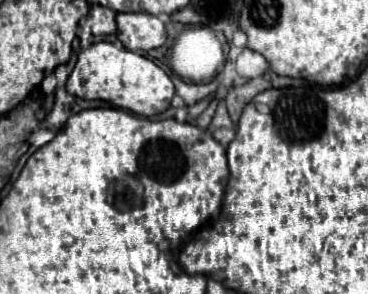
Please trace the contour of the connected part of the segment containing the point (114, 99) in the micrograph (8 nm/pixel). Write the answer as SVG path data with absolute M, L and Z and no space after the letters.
M99 42L79 54L79 60L67 80L67 92L85 100L99 98L139 116L157 116L169 108L175 88L171 78L149 58L115 46L115 43Z

